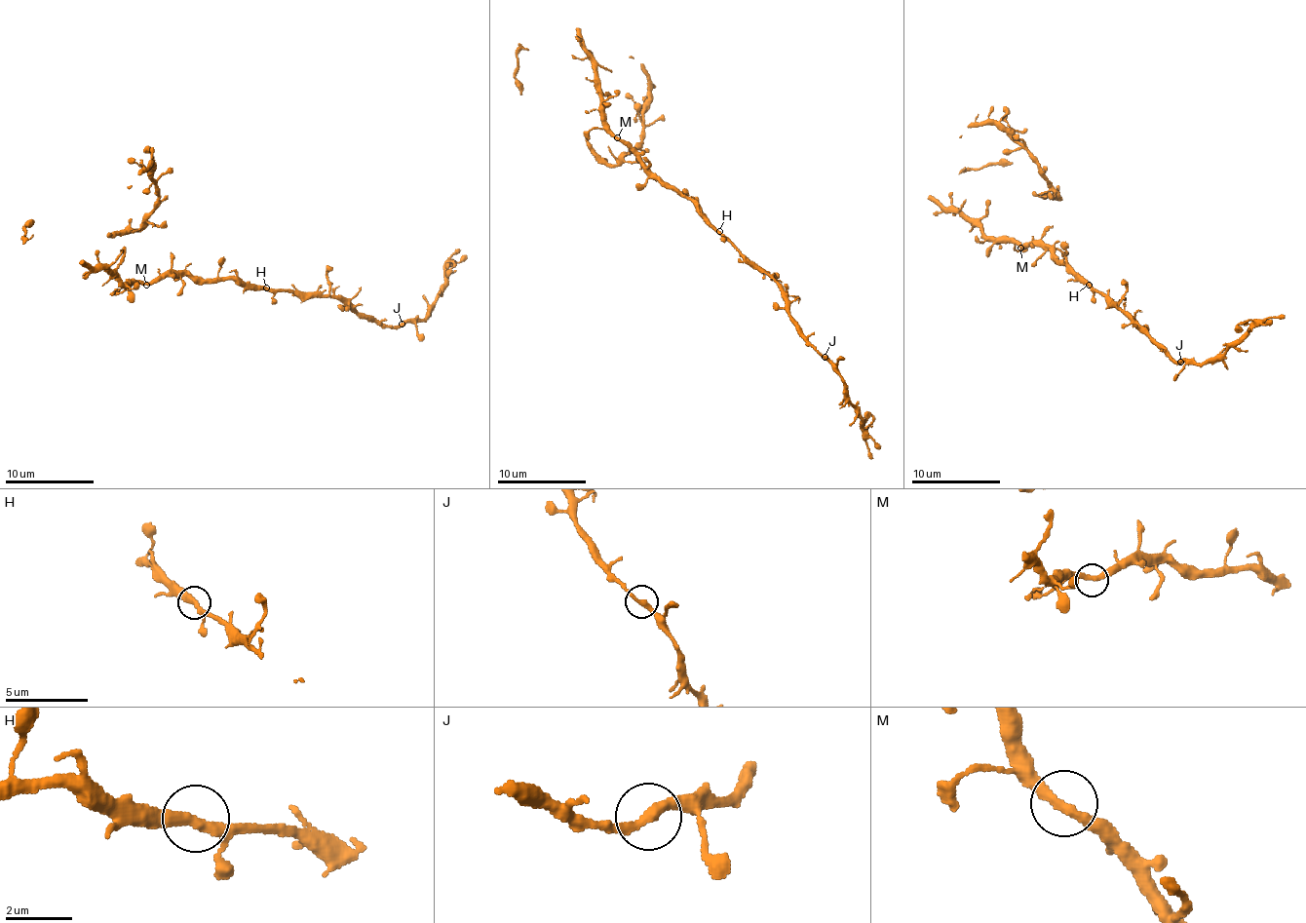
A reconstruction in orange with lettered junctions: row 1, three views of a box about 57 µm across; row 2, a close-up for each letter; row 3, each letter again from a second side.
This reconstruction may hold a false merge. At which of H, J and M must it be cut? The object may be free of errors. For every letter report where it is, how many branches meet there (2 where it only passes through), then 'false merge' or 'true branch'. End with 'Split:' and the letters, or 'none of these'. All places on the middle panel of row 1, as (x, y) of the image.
H: (719, 231) | 2 | true branch
J: (825, 357) | 2 | true branch
M: (617, 137) | 2 | true branch
Split: none of these

